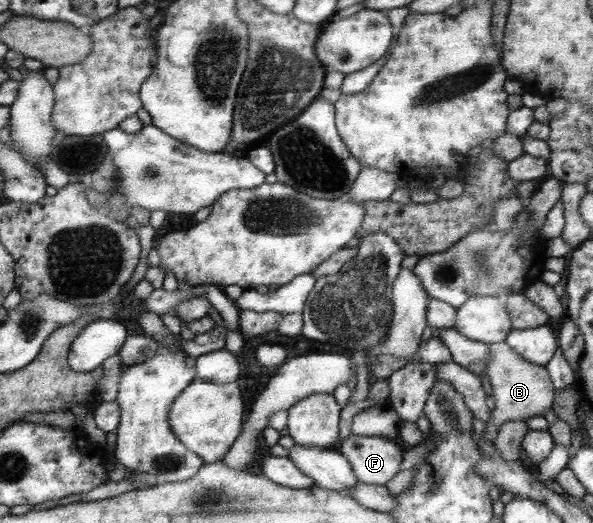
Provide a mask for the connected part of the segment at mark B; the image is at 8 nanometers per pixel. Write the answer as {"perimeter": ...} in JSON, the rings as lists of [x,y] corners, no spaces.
{"perimeter":[[[504,341],[499,343],[489,343],[488,362],[485,368],[489,385],[491,385],[491,396],[494,399],[495,407],[489,423],[485,423],[485,435],[483,439],[493,444],[493,439],[497,435],[497,429],[507,422],[527,420],[528,418],[541,416],[541,413],[552,409],[555,399],[554,389],[549,374],[544,366],[535,365],[525,361],[517,355]]]}

